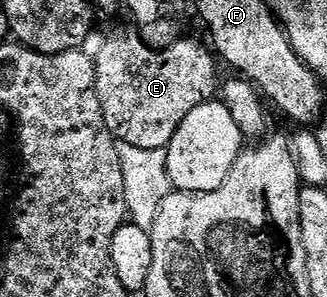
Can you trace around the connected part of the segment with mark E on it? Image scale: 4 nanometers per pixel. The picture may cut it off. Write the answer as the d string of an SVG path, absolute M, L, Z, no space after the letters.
M132 29L115 32L98 51L95 51L97 92L103 105L107 129L113 138L127 145L135 145L135 149L166 149L191 110L218 98L219 59L208 46L206 47L197 39L182 37L169 47L157 50L141 39L141 33L137 29Z

